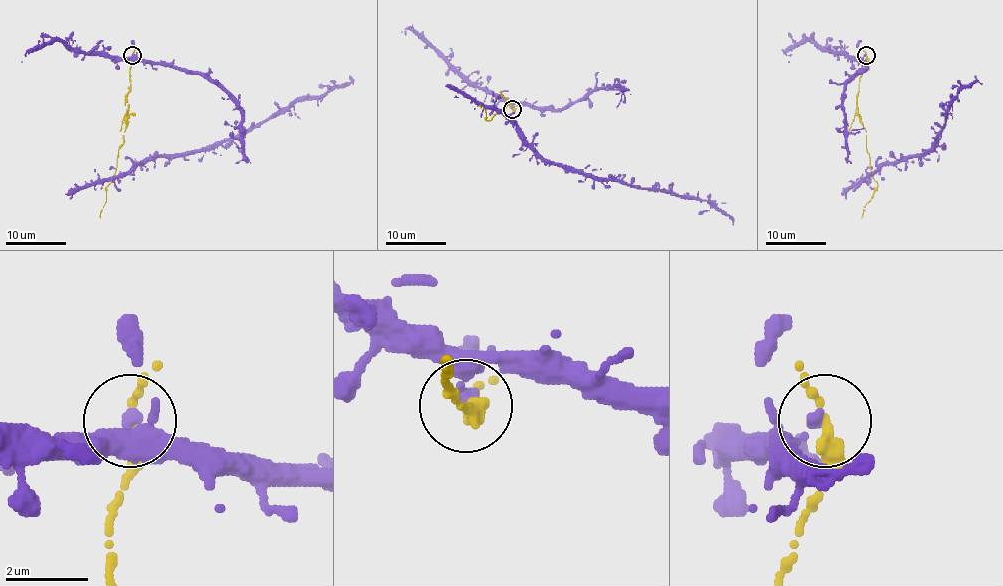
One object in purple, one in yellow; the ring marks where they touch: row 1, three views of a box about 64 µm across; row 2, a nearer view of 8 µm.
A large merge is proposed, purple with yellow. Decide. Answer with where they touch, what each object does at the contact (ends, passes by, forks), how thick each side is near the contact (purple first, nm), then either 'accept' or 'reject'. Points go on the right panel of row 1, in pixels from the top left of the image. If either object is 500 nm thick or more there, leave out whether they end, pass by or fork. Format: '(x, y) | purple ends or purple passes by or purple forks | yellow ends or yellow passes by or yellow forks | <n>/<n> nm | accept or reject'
(866, 55) | purple ends | yellow passes by | 280/300 nm | accept

